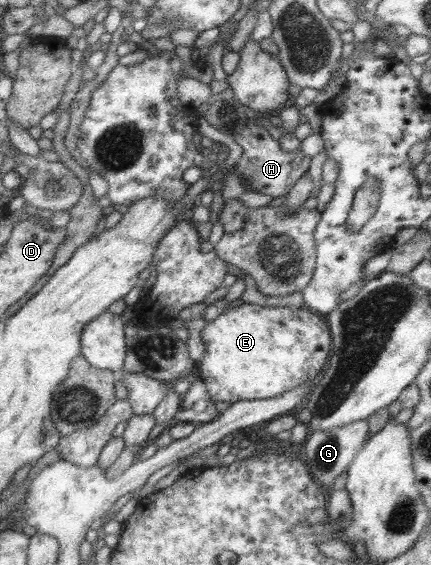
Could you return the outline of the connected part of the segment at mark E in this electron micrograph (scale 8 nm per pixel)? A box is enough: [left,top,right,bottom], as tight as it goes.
[195,303,331,402]

